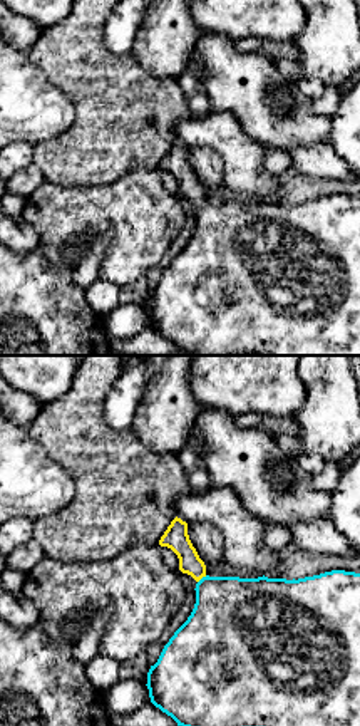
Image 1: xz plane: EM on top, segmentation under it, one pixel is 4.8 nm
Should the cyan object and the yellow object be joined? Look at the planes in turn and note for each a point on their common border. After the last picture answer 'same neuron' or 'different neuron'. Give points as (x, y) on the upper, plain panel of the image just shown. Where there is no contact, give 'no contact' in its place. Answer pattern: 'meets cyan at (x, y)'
meets cyan at (201, 203)

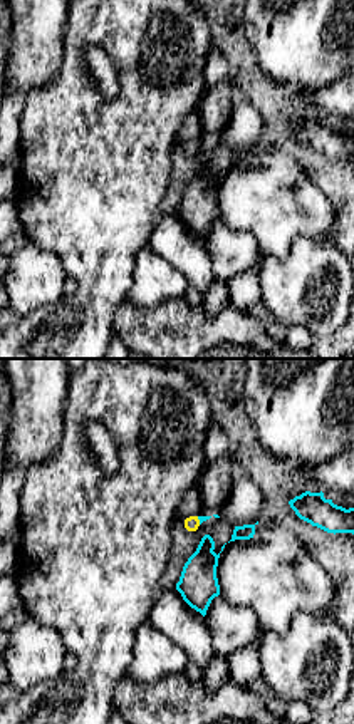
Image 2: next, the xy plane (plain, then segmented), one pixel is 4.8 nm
meets cyan at (198, 143)

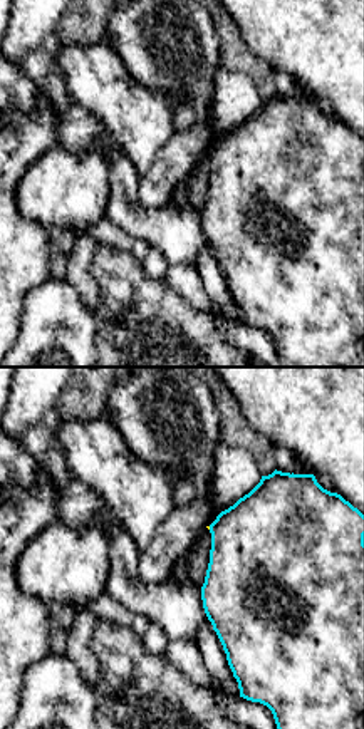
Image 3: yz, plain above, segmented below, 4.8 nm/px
no contact

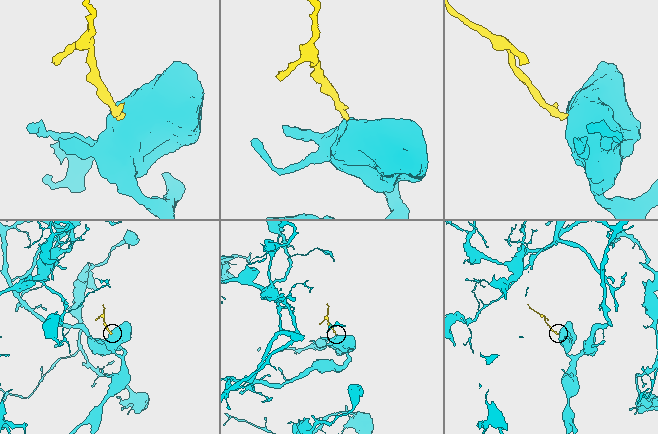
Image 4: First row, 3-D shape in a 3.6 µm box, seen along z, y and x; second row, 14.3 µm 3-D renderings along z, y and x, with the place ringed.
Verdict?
same neuron

